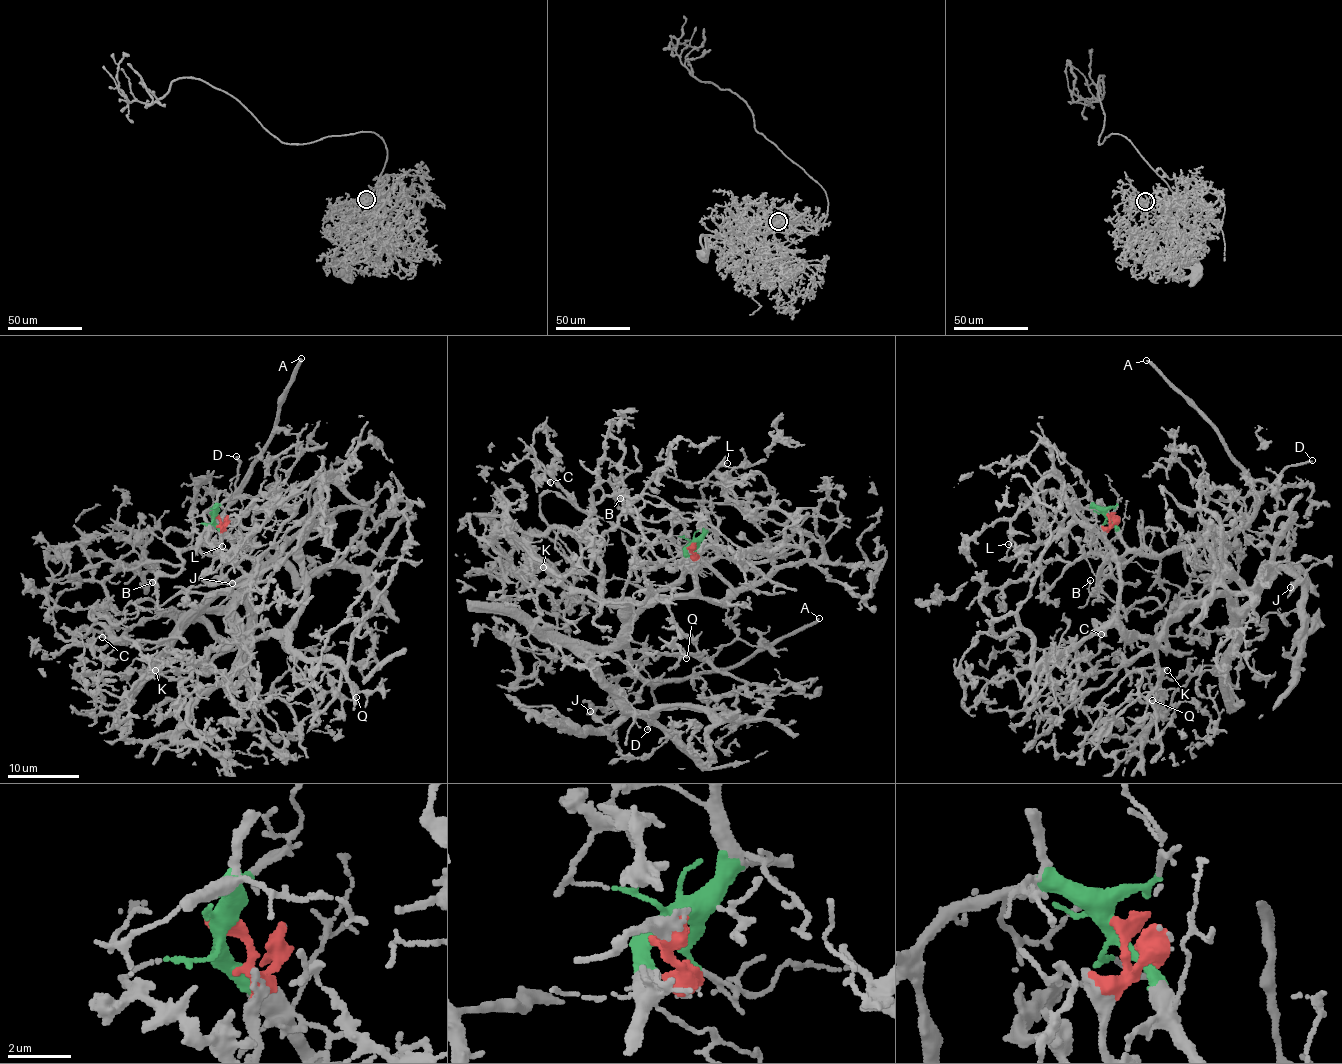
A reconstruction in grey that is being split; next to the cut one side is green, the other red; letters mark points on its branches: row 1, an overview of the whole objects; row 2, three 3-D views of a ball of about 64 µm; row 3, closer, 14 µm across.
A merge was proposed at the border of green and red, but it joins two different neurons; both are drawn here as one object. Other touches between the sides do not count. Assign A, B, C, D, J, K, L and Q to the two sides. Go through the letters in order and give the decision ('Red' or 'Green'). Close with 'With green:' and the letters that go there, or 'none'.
A: Green
B: Green
C: Red
D: Green
J: Red
K: Red
L: Green
Q: Red
With green: A, B, D, L

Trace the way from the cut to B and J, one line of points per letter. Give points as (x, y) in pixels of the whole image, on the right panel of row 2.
B: (1107, 515), (1131, 548), (1157, 557), (1139, 549), (1123, 563), (1104, 570), (1091, 591), (1091, 580)
J: (1108, 515), (1101, 574), (1110, 555), (1118, 616), (1148, 640), (1216, 596), (1248, 609), (1281, 570), (1290, 587)

